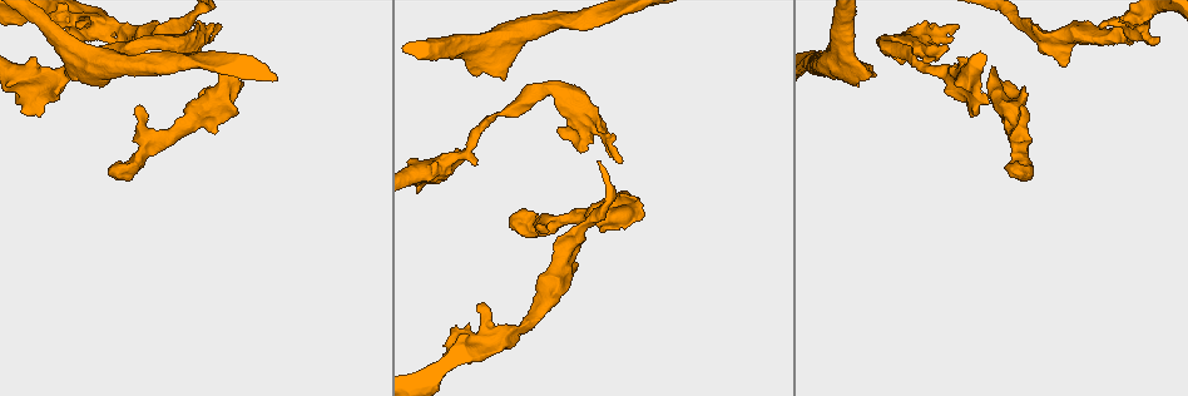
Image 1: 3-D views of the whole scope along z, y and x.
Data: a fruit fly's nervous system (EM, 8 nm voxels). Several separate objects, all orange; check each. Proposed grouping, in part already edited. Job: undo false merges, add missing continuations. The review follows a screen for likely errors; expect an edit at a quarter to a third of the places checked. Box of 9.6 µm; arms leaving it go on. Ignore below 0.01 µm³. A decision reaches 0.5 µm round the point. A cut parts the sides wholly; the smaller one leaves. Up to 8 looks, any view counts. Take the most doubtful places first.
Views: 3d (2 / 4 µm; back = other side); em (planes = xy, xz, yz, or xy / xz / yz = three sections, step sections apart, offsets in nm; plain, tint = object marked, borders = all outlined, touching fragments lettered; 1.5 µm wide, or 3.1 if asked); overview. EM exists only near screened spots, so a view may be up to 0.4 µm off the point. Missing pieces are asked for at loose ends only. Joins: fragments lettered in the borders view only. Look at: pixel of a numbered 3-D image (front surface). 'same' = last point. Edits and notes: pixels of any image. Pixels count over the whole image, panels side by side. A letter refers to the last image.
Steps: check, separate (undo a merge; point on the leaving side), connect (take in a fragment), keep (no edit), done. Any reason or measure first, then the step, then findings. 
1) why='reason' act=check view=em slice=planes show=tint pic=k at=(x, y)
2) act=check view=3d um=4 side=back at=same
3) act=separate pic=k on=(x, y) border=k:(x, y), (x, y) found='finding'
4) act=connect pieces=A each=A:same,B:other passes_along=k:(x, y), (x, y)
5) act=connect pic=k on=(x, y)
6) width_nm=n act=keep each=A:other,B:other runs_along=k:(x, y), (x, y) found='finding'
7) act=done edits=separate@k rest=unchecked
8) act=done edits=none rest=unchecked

why='branch stops here' act=check view=em slice=planes show=borders pic=1 at=(635, 198)

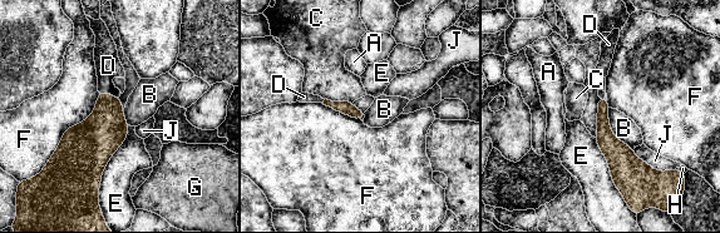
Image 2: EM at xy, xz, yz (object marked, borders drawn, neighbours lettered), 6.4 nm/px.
act=connect pieces=D each=A:other,B:other,C:other,D:same,E:other,F:other,G:other,H:other,J:other found='it goes on there'

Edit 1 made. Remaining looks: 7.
act=check view=overview

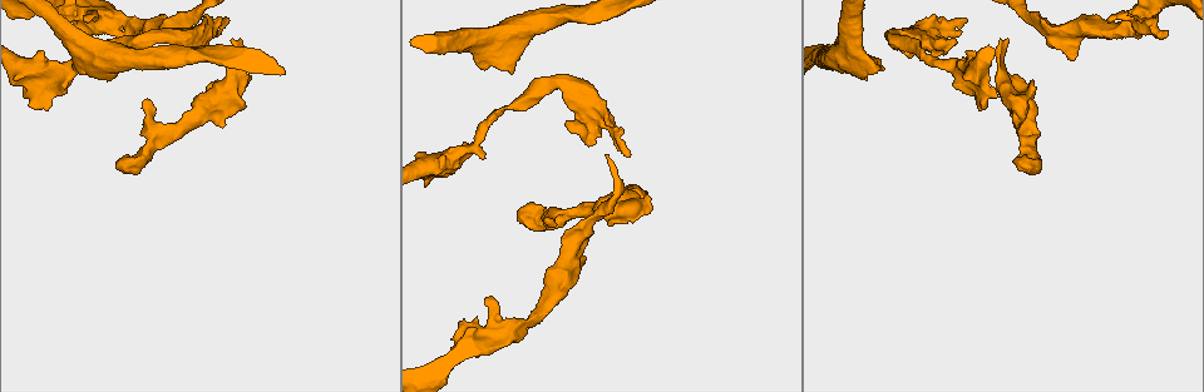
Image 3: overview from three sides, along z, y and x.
why='thick end' act=check view=em slice=xz step=8 show=tint pic=3 at=(488, 67)

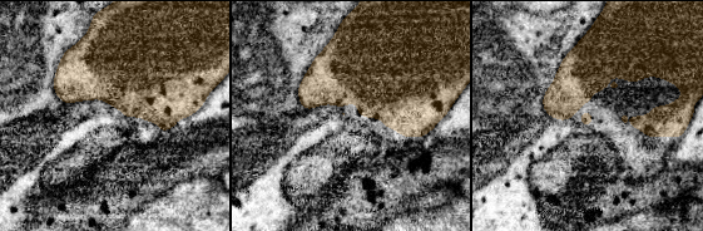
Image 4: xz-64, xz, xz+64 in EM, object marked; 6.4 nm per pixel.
why='cut it another way' act=check view=em slice=planes show=borders at=same

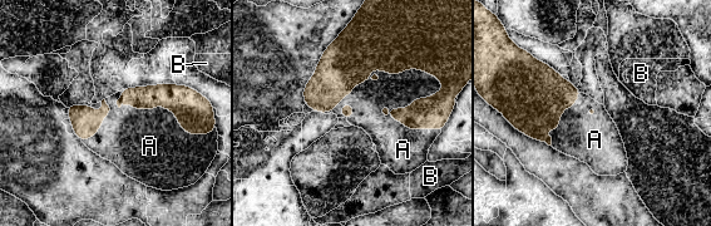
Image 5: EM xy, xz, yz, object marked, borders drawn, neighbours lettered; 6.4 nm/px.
longest_contact=A:700nm act=connect pieces=A each=A:same,B:other found='it goes on there'

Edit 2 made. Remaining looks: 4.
why='calibre changes' act=check view=3d um=4 pic=3 at=(550, 301)

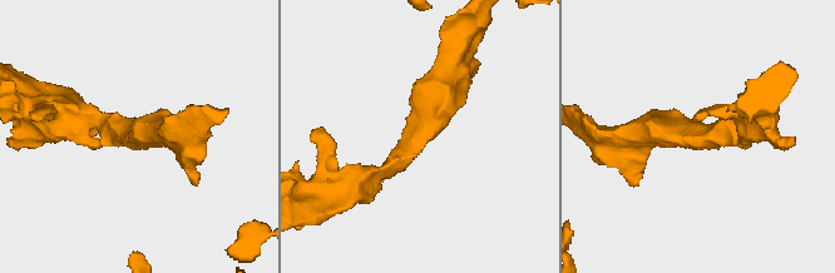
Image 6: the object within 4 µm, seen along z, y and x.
arm_widths_nm=220,480 why='shape alone is not enough' act=check view=em slice=planes show=tint pic=6 at=(417, 134)

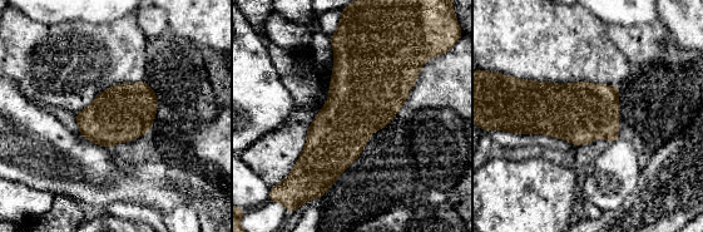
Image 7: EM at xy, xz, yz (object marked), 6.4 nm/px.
why='what lies round it' act=check view=em slice=planes show=borders at=same

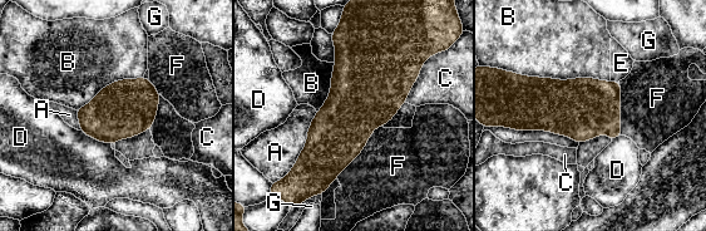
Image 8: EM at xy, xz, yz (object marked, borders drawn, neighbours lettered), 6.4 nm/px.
act=keep each=A:other,B:other,C:other,D:other,E:other,F:other,G:other border=8:(518, 73), (608, 82) found='continuous, no second cell'

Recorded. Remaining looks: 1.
act=done edits=connect@2,connect@5 rest=unchecked

